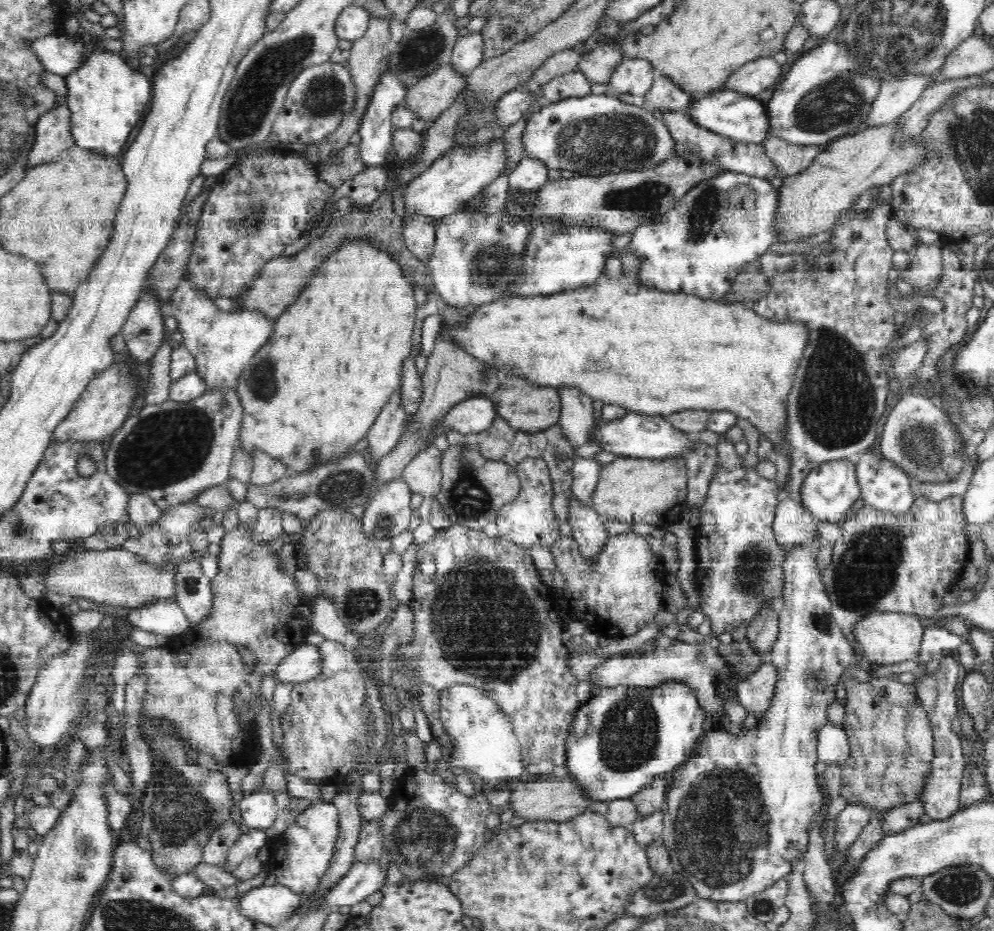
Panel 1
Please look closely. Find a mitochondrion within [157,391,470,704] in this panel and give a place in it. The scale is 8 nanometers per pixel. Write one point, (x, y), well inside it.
(342, 487)

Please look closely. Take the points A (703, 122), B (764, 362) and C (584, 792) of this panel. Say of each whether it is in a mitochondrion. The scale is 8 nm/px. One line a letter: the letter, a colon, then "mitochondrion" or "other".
A: other
B: other
C: other

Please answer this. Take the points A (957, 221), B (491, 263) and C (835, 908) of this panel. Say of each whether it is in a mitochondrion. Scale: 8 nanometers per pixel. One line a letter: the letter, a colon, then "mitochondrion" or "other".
A: other
B: mitochondrion
C: other

